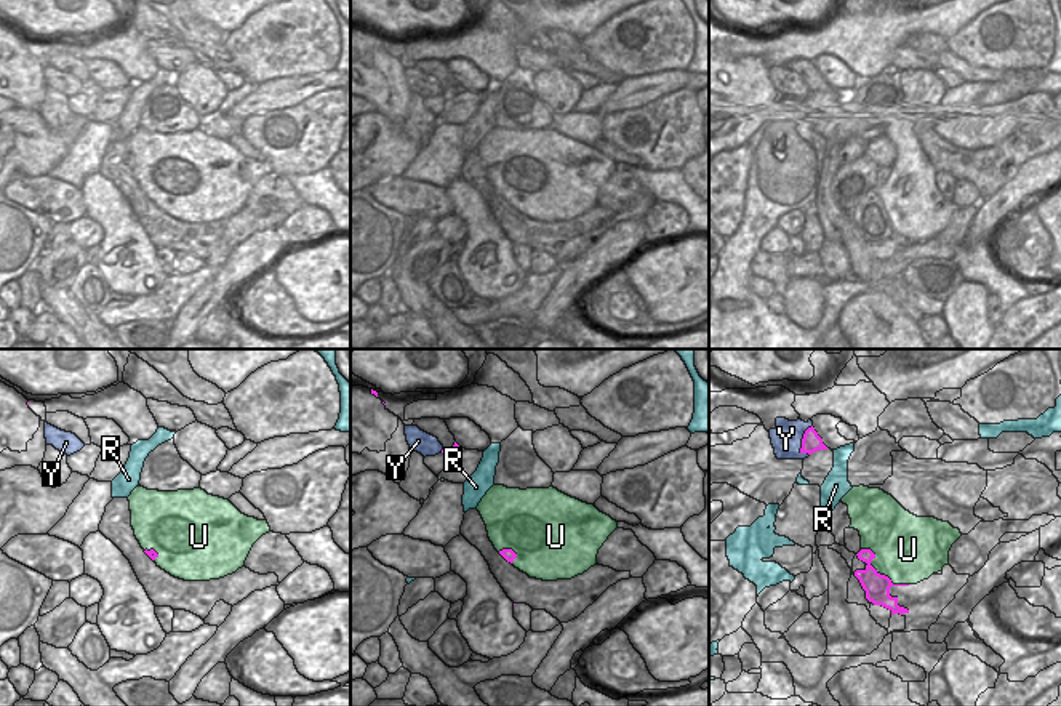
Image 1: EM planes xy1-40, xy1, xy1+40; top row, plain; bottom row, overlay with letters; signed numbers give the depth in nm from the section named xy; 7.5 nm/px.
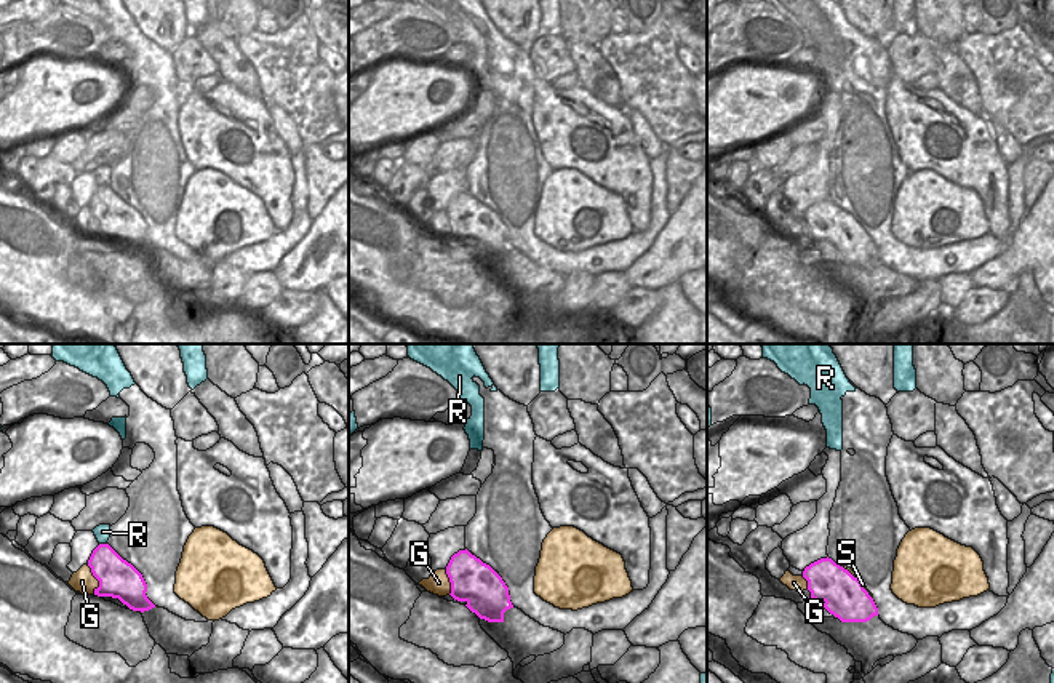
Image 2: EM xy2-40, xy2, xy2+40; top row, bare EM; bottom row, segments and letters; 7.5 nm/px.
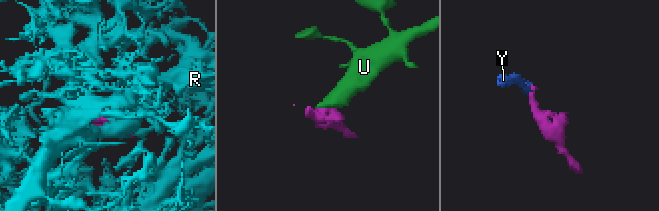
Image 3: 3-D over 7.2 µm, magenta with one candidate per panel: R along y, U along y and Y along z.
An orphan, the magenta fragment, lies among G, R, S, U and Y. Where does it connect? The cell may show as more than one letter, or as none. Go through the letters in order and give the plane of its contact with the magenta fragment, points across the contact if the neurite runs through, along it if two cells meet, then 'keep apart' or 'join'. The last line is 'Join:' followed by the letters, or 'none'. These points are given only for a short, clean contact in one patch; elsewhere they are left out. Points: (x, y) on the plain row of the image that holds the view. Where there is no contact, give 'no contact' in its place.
G: meets magenta in xy2-40; border along xy2-40 (87, 207), (98, 223), (95, 234); keep apart
R: meets magenta in xy2-40; keep apart
S: meets magenta in xy2+40; join
U: meets magenta in xy1+40; keep apart
Y: meets magenta in xy1+40; border along xy1+40 (812, 66), (804, 76), (800, 95); keep apart
Join: S

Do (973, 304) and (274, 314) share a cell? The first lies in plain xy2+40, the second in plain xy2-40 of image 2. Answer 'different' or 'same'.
same

